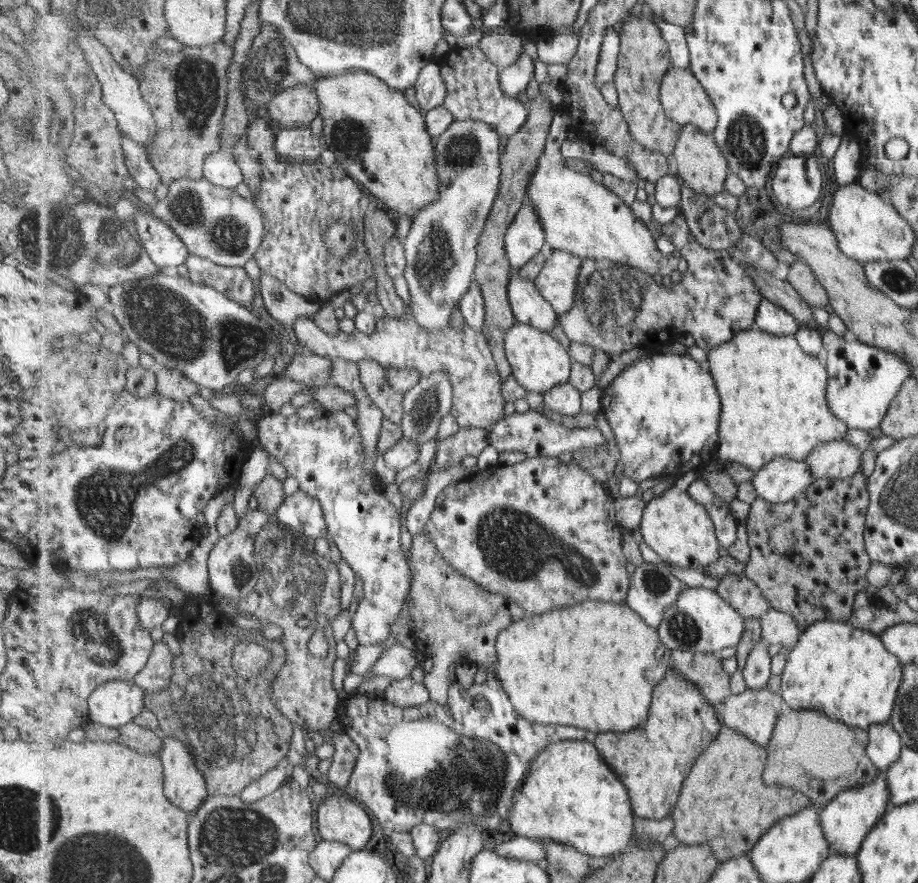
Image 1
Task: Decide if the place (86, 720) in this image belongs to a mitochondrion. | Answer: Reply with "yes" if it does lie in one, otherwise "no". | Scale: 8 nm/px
no

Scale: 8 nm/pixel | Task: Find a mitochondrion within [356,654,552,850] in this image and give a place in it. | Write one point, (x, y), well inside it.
(485, 790)

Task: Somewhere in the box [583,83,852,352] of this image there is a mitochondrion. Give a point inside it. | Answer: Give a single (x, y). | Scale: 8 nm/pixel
(746, 141)

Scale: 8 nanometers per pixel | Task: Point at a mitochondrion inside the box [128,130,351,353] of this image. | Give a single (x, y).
(224, 233)

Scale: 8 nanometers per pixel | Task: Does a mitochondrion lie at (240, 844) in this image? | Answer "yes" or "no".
yes

